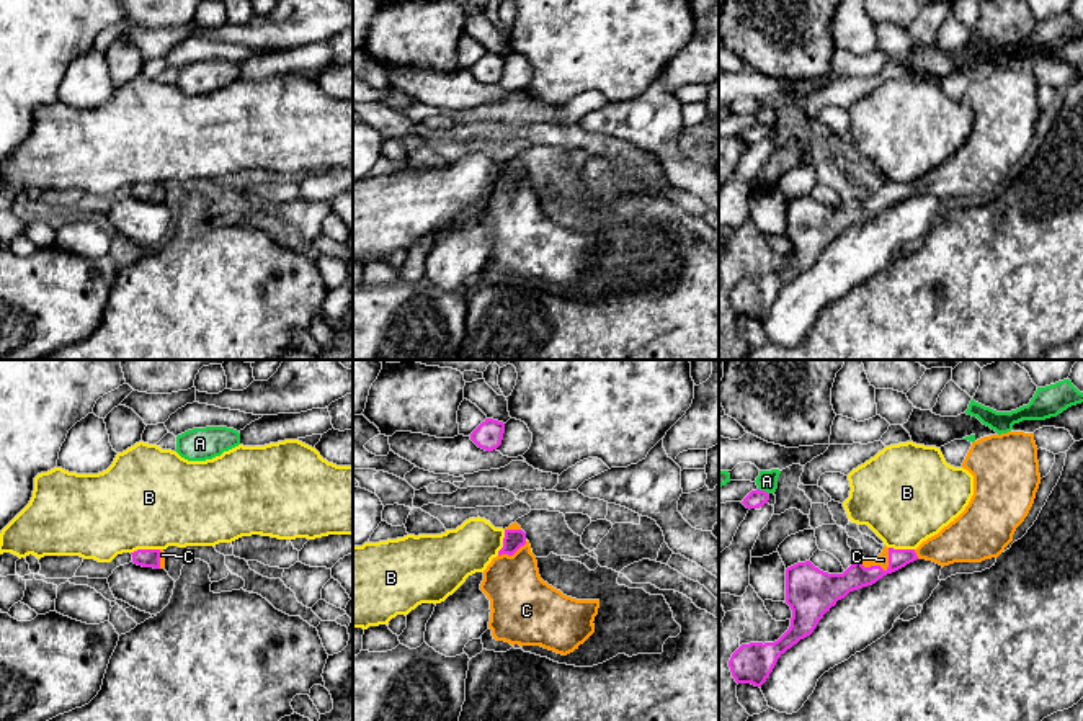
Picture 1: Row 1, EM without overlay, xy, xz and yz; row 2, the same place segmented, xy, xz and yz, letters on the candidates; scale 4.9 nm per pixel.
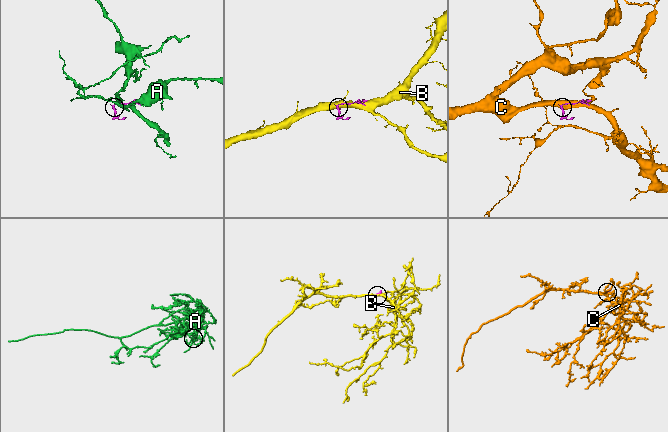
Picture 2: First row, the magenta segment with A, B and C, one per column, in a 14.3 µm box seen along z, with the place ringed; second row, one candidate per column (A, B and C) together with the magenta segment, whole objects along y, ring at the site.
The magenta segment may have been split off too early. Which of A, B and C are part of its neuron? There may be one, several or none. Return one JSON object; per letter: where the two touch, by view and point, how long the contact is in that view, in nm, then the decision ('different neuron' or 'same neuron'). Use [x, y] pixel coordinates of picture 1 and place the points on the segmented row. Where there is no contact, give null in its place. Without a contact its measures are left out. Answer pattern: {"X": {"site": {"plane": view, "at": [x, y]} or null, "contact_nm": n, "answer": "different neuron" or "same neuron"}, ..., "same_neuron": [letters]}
{"A": {"site": {"plane": "yz", "at": [763, 491]}, "contact_nm": 70, "answer": "different neuron"}, "B": {"site": {"plane": "xy", "at": [144, 550]}, "contact_nm": 150, "answer": "different neuron"}, "C": {"site": {"plane": "yz", "at": [882, 569]}, "contact_nm": 170, "answer": "same neuron"}, "same_neuron": ["C"]}

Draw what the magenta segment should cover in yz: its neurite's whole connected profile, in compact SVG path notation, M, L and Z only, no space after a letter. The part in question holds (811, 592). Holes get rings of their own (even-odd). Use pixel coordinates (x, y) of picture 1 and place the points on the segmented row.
M1008 432L983 437L972 443L962 468L974 476L974 495L965 510L944 526L938 535L923 541L916 549L894 549L884 546L872 561L856 561L843 574L828 574L810 561L797 562L786 569L786 603L792 610L789 629L774 643L742 644L730 657L729 667L737 683L761 687L773 672L778 659L810 636L838 600L849 592L876 584L916 559L933 561L939 566L954 562L982 562L998 558L1013 541L1016 528L1027 517L1041 484L1037 446L1034 433Z

